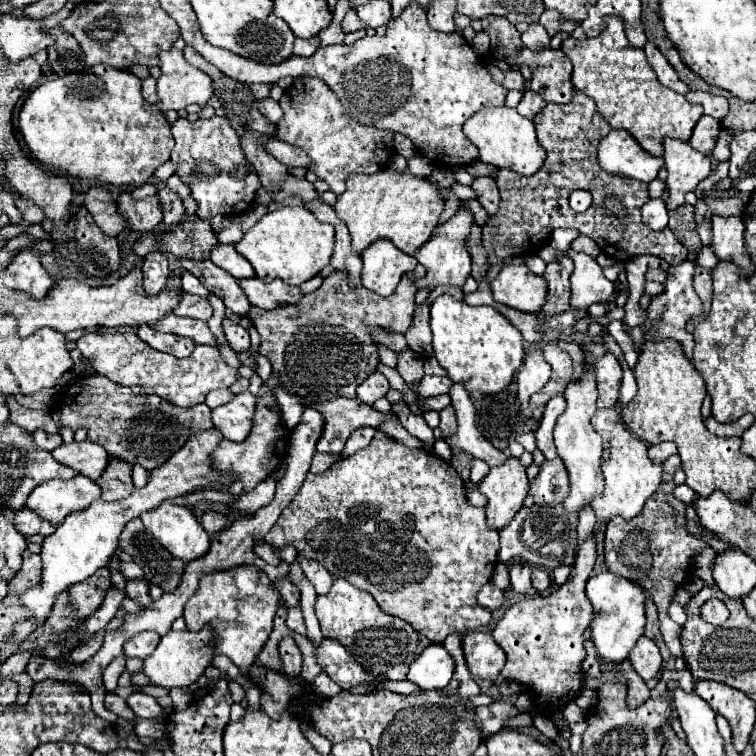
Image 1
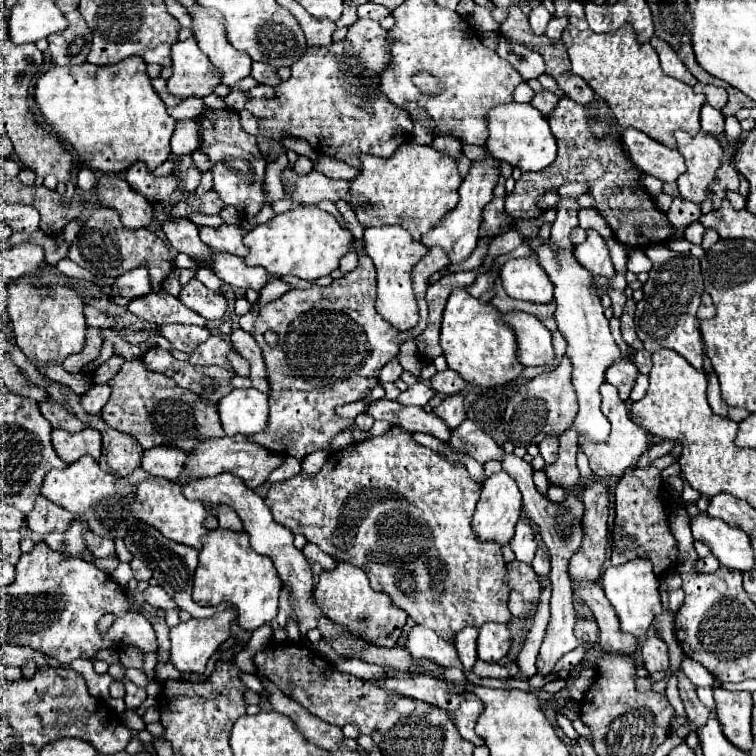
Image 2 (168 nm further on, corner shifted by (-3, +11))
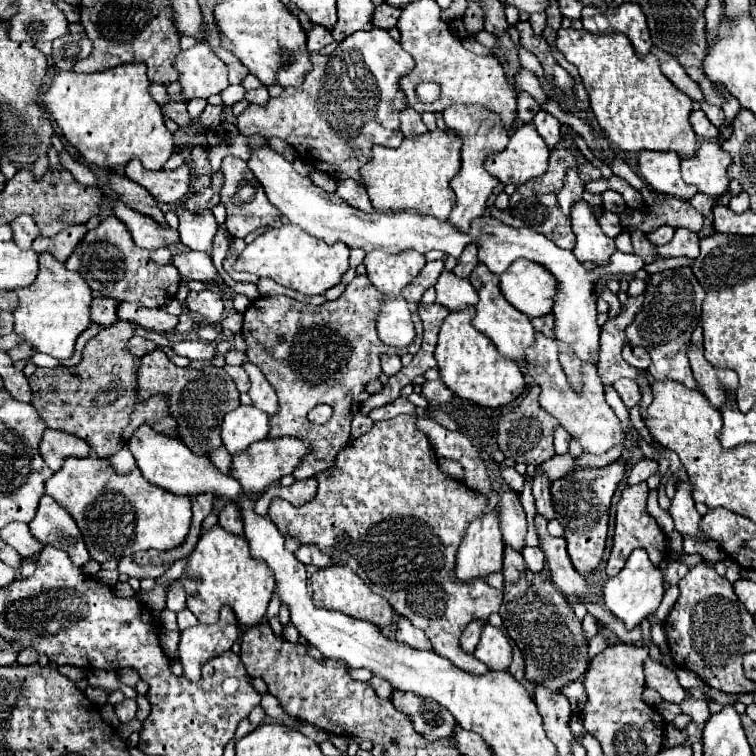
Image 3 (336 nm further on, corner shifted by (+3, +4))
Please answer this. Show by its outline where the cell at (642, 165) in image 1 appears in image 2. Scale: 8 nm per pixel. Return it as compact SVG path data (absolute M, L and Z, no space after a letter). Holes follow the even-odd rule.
M626 128L622 132L622 144L628 150L632 162L644 174L656 176L664 182L672 182L678 180L678 176L686 170L682 154L678 150L658 144L656 140L634 128Z

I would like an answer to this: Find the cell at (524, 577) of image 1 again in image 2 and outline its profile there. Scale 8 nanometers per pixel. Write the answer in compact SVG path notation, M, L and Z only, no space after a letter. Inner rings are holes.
M518 520L518 528L514 538L510 540L510 548L516 554L518 562L524 564L532 564L534 560L534 552L536 552L536 540L534 540L534 532L530 532L530 524L526 524L526 520Z

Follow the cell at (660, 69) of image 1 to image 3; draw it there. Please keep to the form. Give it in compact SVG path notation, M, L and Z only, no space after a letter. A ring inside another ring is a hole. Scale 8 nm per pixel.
M652 47L652 53L660 59L662 73L664 73L682 93L686 93L692 101L702 101L702 99L704 99L700 87L688 77L688 73L686 73L684 67L676 61L676 57L672 57L672 55L664 53L664 51L660 51L658 47Z

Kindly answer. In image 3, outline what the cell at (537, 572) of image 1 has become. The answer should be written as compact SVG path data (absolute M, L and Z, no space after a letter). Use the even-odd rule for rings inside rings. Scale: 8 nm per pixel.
M524 547L524 553L522 553L522 555L524 555L528 567L530 567L534 573L538 573L538 571L544 569L546 557L544 557L544 551L542 551L540 547Z

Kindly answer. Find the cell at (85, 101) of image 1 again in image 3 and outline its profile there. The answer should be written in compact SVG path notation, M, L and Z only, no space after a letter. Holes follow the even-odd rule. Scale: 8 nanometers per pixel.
M144 63L118 65L96 73L62 71L56 75L52 87L48 89L48 93L44 93L42 101L48 113L52 115L52 119L56 121L56 125L60 127L66 141L72 147L76 147L88 163L114 171L114 169L122 169L132 159L140 159L148 171L160 171L174 151L174 137L166 129L162 111L158 103L150 97L148 87L150 87L150 79L146 77Z

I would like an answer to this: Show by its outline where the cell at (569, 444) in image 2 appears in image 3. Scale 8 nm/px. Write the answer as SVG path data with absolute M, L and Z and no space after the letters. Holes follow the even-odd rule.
M560 425L560 427L556 427L556 431L554 431L554 447L556 447L556 453L566 453L568 451L568 443L570 443L570 435L568 435L568 431Z

